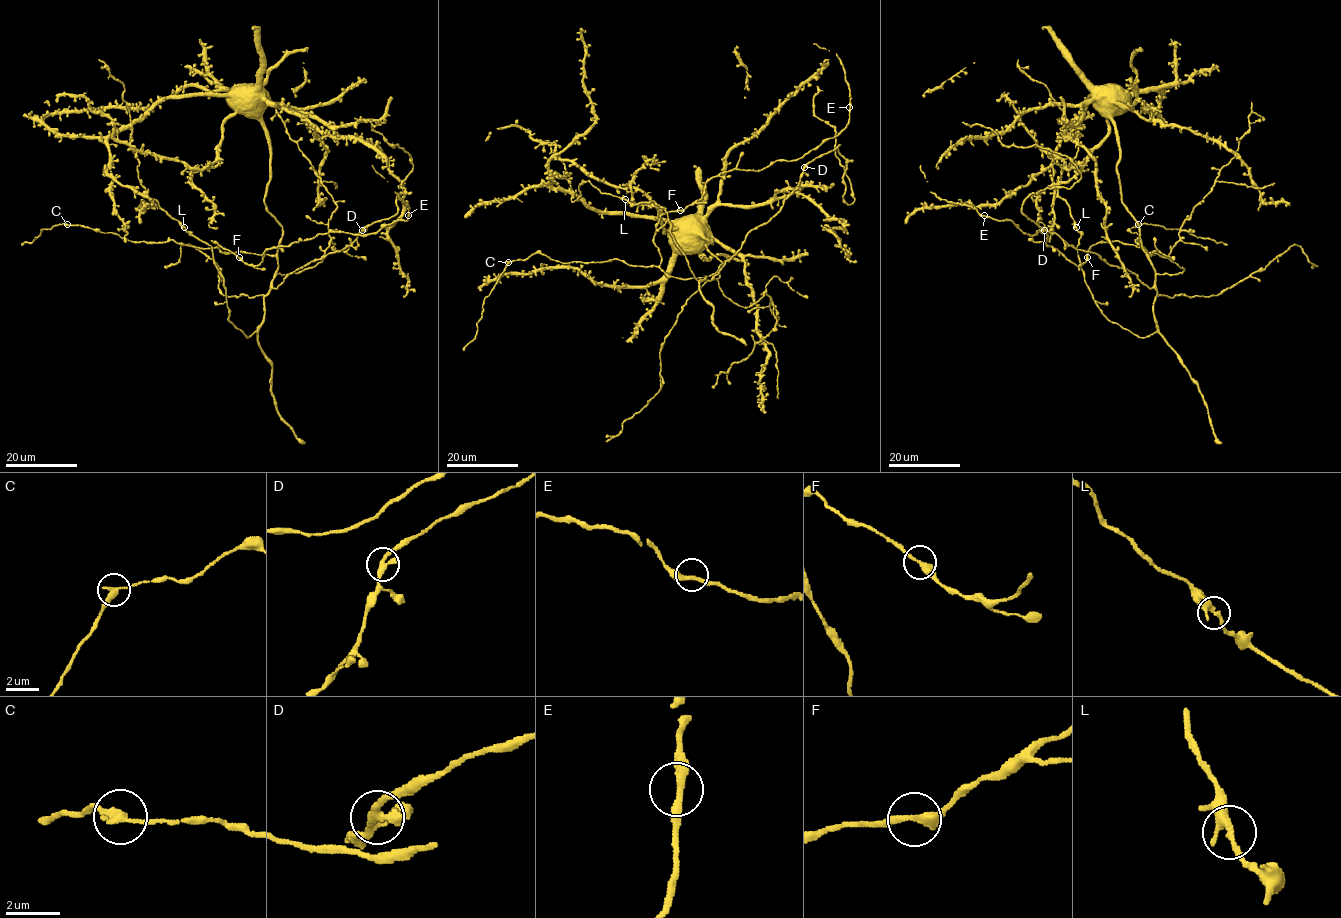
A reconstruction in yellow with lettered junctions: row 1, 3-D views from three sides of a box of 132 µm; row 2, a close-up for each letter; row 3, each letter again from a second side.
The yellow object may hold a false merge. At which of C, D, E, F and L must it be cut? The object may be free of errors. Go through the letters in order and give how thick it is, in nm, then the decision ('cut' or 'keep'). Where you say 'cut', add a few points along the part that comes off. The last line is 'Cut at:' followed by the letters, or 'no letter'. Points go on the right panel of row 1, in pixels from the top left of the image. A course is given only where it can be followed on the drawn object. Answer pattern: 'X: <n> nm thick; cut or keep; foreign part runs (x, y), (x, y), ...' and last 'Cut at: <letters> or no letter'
C: 320 nm thick; cut; foreign part runs (1138, 225), (1146, 223), (1186, 230), (1201, 238), (1227, 244)
D: 360 nm thick; keep
E: 300 nm thick; keep
F: 320 nm thick; keep
L: 320 nm thick; keep
Cut at: C

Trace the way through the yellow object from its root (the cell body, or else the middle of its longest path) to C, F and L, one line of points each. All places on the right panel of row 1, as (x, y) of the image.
C: (1098, 104), (1117, 138), (1122, 203), (1154, 254), (1135, 241), (1130, 229), (1138, 225)
F: (1098, 104), (1117, 138), (1122, 203), (1139, 227), (1143, 250), (1155, 252), (1112, 241), (1092, 245), (1087, 257)
L: (1098, 104), (1093, 95), (1069, 125), (1078, 152), (1062, 173), (1058, 195), (1067, 202), (1076, 227)

